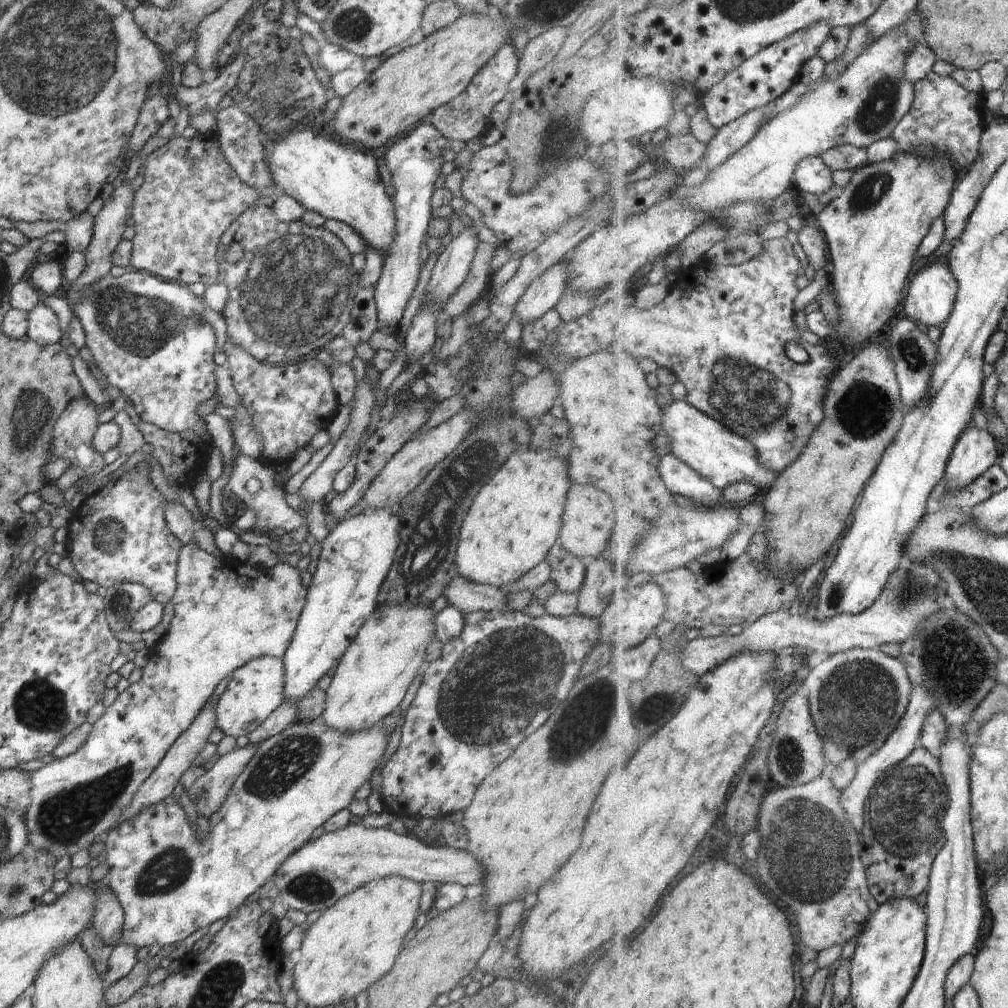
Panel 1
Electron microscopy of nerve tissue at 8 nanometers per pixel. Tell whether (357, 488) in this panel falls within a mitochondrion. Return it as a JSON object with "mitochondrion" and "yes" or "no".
{"mitochondrion":"no"}

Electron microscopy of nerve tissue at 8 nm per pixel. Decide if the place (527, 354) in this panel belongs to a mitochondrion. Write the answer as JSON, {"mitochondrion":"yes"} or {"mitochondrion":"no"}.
{"mitochondrion":"no"}

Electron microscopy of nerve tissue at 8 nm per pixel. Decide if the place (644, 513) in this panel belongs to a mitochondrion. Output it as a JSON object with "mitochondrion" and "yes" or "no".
{"mitochondrion":"yes"}

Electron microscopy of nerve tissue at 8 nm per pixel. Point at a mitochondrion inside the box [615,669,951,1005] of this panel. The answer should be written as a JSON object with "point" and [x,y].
{"point":[811,849]}

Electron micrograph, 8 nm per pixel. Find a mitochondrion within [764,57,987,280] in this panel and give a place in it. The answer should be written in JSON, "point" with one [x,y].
{"point":[883,100]}

